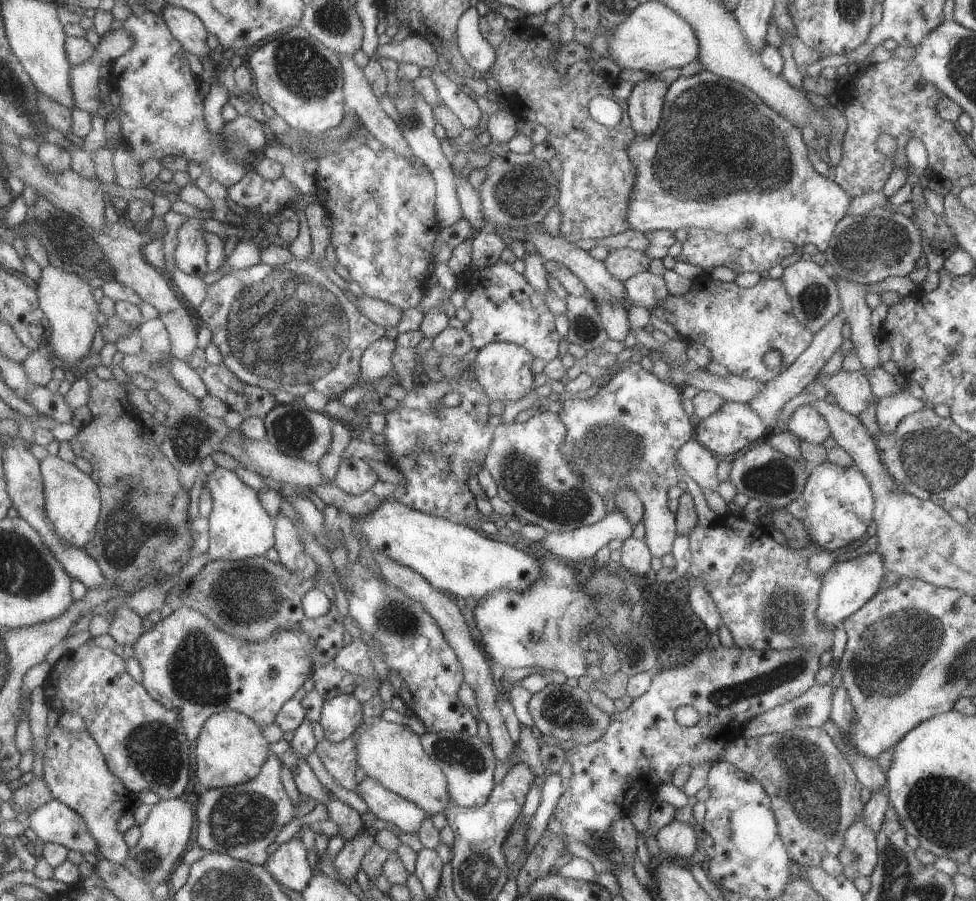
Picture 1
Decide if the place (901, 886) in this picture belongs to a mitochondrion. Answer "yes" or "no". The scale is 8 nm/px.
yes

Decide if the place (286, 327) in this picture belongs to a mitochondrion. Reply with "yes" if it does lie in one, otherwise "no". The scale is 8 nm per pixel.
yes

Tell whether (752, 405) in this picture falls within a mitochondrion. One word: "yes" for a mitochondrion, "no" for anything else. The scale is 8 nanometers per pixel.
no

